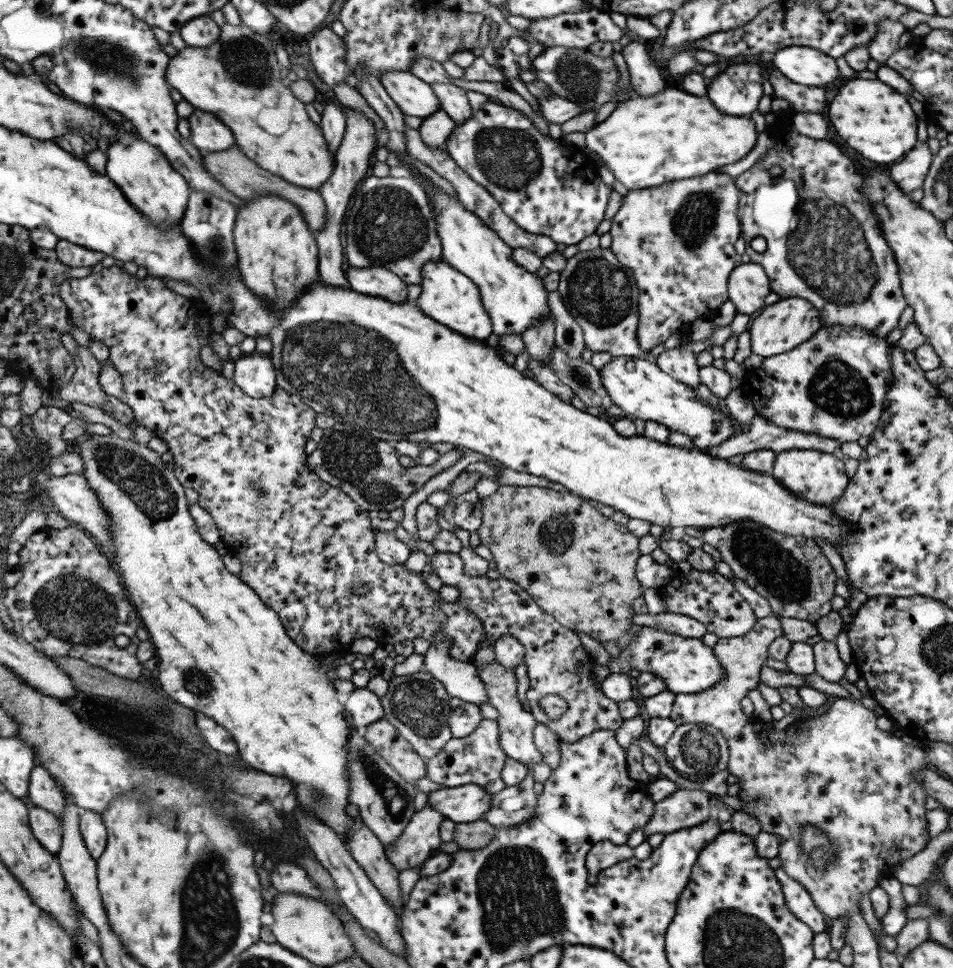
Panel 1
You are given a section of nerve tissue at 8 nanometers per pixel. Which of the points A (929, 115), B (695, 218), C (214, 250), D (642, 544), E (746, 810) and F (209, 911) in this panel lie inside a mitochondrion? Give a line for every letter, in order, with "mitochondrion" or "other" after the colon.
A: other
B: mitochondrion
C: mitochondrion
D: other
E: other
F: mitochondrion

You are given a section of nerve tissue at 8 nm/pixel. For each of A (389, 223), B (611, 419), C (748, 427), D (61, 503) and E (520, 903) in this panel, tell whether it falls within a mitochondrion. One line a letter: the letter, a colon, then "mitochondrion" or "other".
A: mitochondrion
B: other
C: other
D: other
E: mitochondrion

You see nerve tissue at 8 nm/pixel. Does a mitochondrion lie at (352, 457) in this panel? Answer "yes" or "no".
yes

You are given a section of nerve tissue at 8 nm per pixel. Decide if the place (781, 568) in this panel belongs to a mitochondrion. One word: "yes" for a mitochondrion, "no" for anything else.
yes

